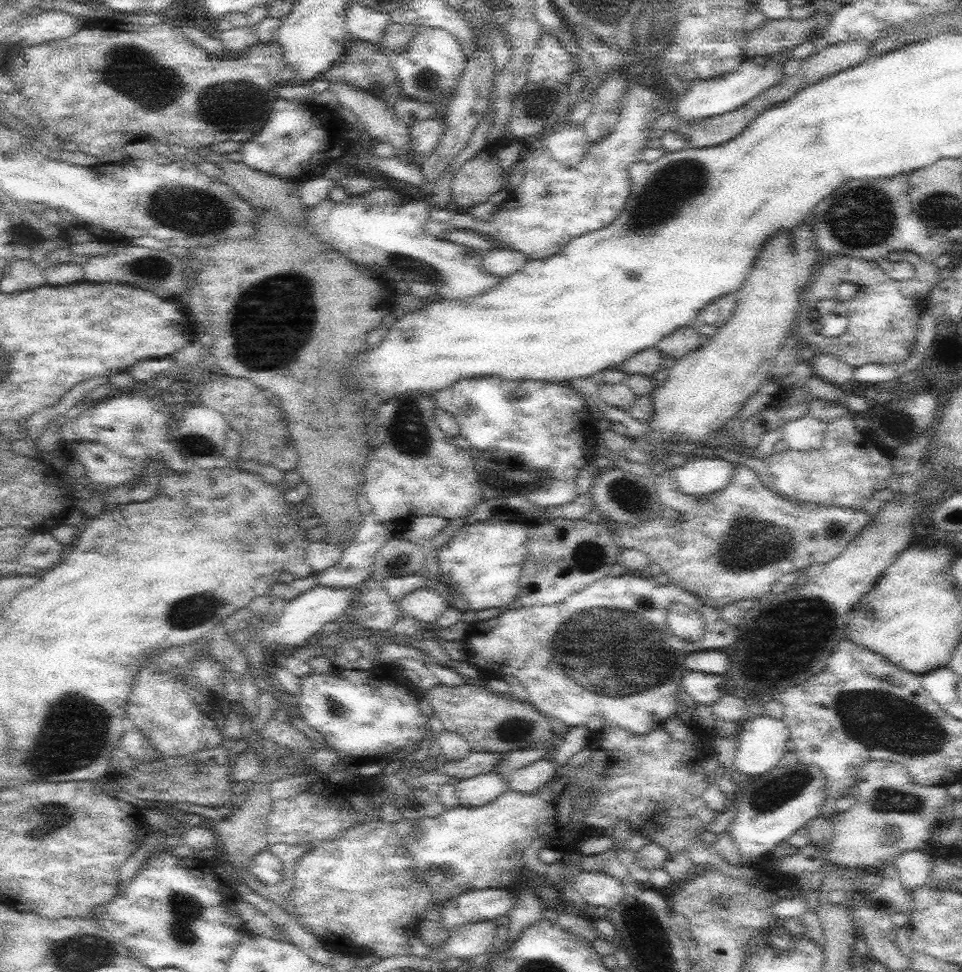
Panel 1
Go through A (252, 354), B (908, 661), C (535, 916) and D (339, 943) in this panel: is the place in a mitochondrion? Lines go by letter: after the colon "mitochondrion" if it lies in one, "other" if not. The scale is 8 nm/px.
A: other
B: other
C: other
D: other

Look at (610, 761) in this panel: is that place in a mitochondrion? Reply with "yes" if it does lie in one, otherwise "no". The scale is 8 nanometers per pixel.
no

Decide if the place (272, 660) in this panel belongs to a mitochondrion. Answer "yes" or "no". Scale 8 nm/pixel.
no

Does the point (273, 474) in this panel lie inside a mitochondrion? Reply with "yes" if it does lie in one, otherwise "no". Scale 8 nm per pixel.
no

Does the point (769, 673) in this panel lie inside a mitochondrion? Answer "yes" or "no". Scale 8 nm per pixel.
no

